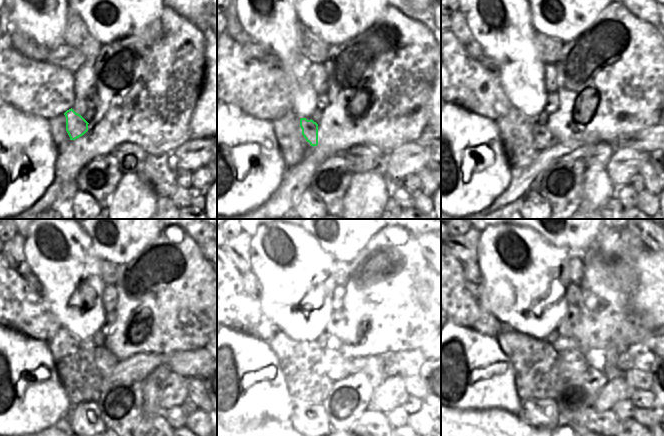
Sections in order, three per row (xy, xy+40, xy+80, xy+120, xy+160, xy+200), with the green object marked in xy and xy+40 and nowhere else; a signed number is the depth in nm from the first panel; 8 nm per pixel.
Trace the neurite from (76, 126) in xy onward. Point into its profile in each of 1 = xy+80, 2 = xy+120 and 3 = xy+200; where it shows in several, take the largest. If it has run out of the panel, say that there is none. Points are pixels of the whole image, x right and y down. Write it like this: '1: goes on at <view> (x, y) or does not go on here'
1: goes on at xy+80 (543, 136)
2: goes on at xy+120 (106, 361)
3: goes on at xy+200 (574, 364)

